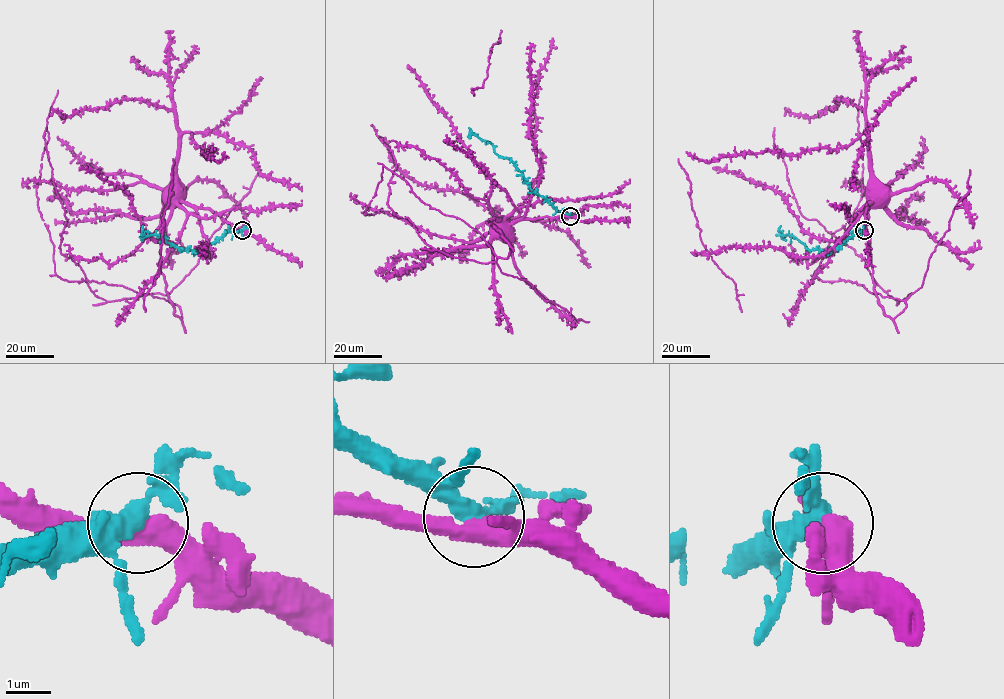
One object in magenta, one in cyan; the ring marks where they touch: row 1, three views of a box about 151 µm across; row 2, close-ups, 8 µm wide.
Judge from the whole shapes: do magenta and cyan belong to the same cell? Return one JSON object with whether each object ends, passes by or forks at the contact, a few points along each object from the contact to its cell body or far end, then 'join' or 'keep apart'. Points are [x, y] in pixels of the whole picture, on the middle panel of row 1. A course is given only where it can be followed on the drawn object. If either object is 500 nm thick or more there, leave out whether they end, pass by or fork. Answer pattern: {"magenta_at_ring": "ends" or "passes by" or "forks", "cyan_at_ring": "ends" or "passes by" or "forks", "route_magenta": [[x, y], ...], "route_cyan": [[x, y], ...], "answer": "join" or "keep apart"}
{"magenta_at_ring": "passes by", "cyan_at_ring": "passes by", "route_magenta": [[570, 216], [521, 219], [508, 223], [503, 218], [499, 221]], "route_cyan": [[570, 216], [558, 211], [537, 195], [510, 160], [496, 153], [489, 142], [471, 132]], "answer": "keep apart"}

